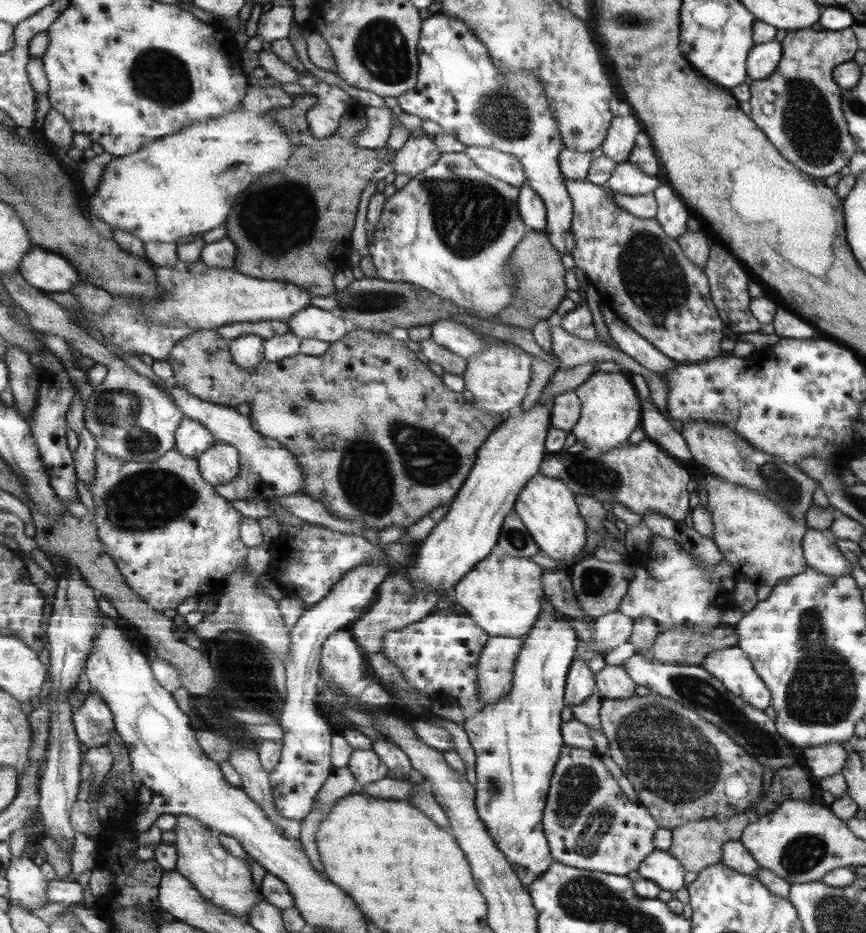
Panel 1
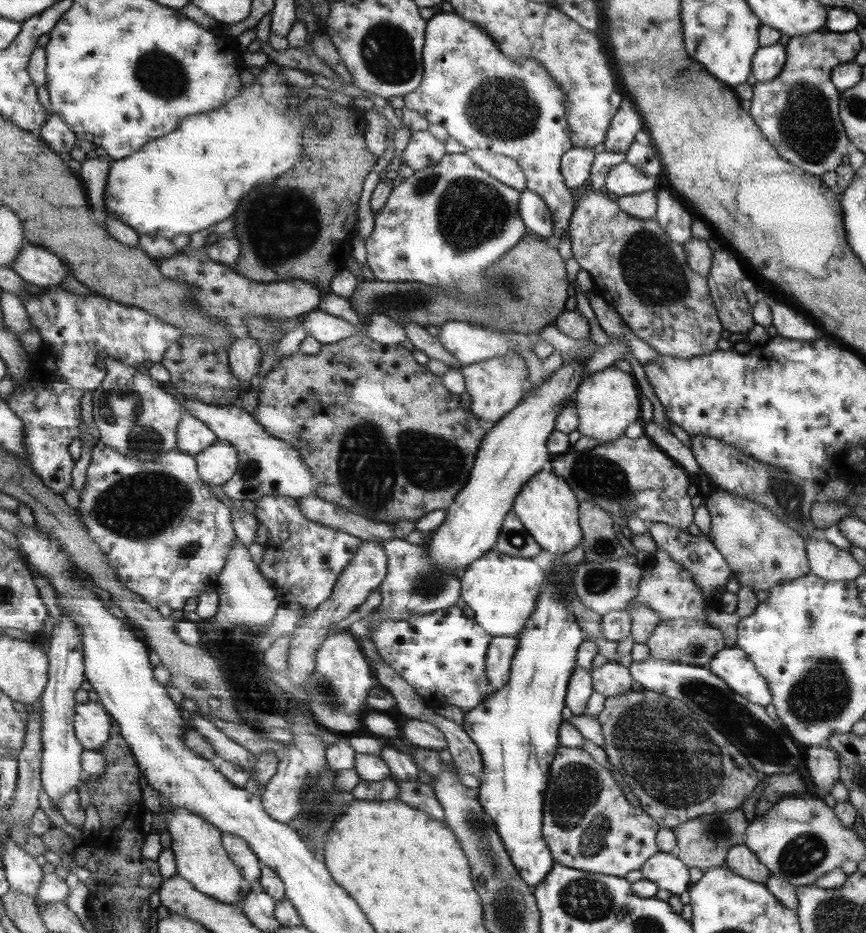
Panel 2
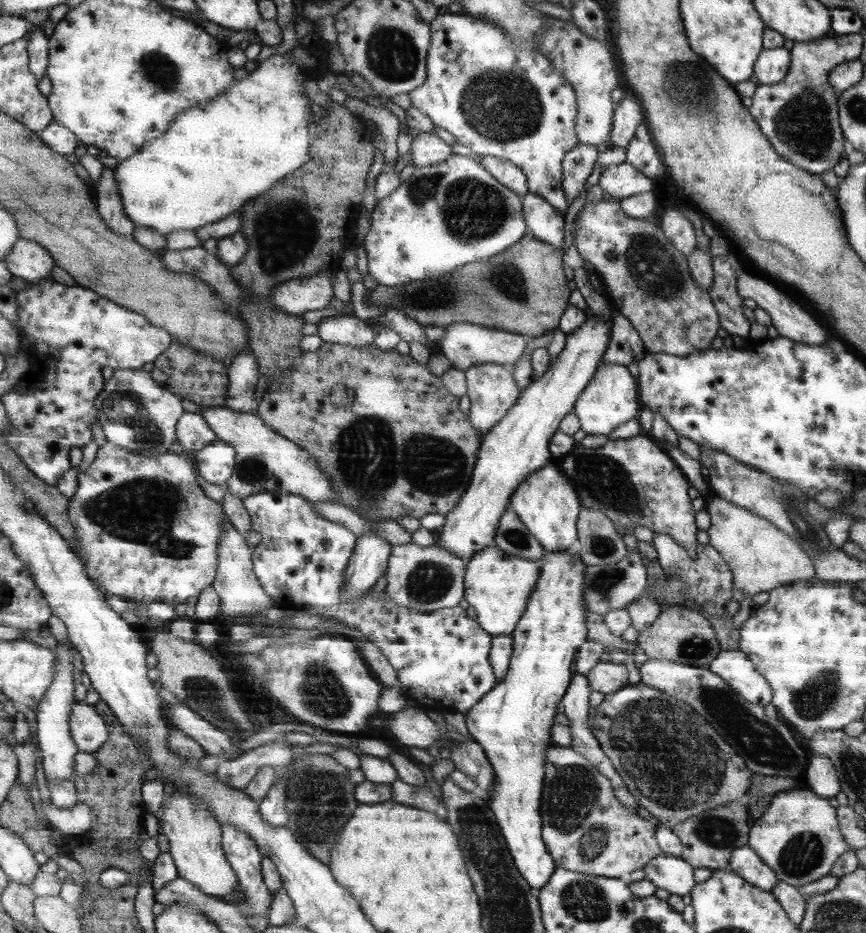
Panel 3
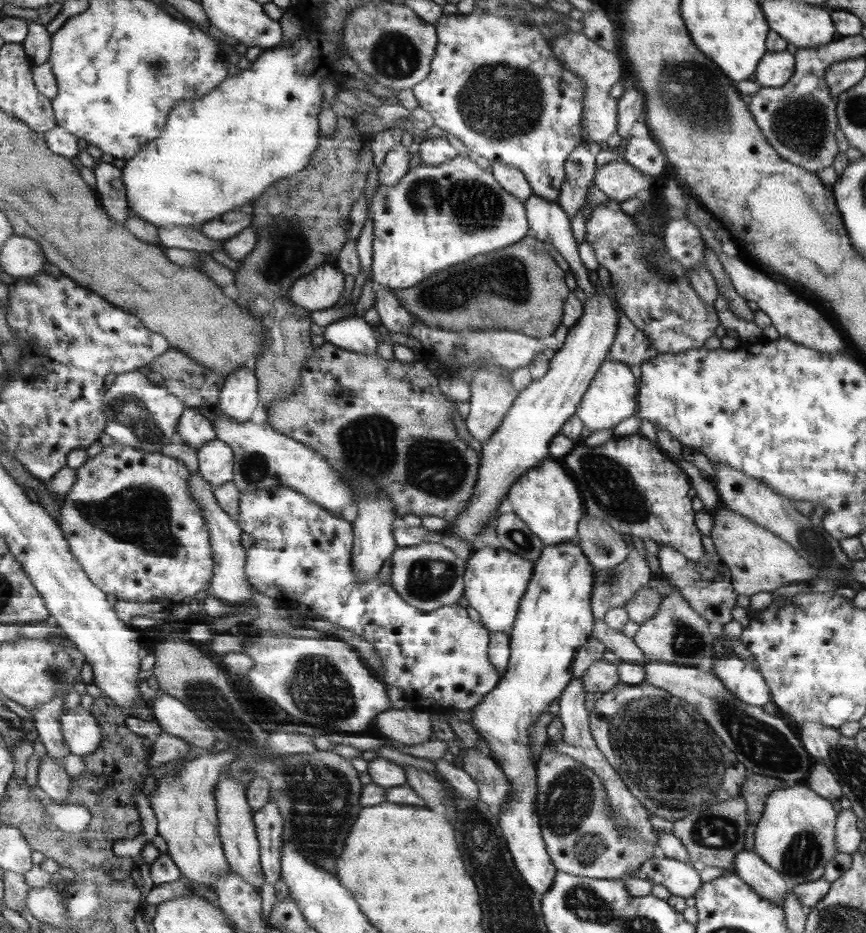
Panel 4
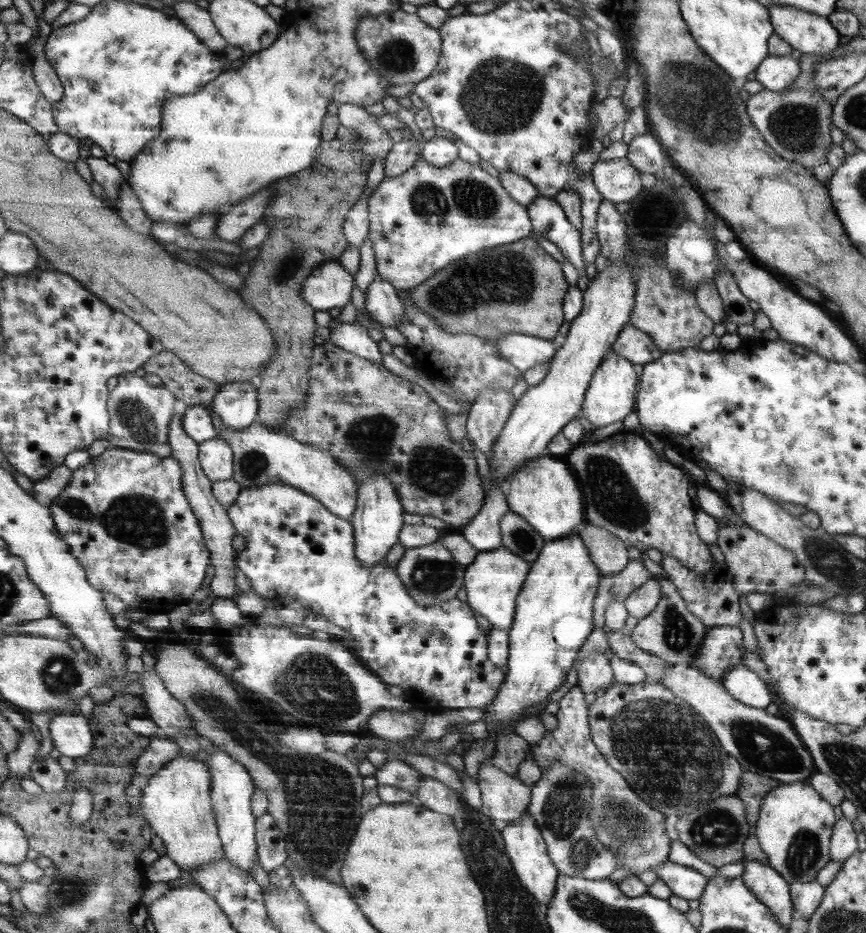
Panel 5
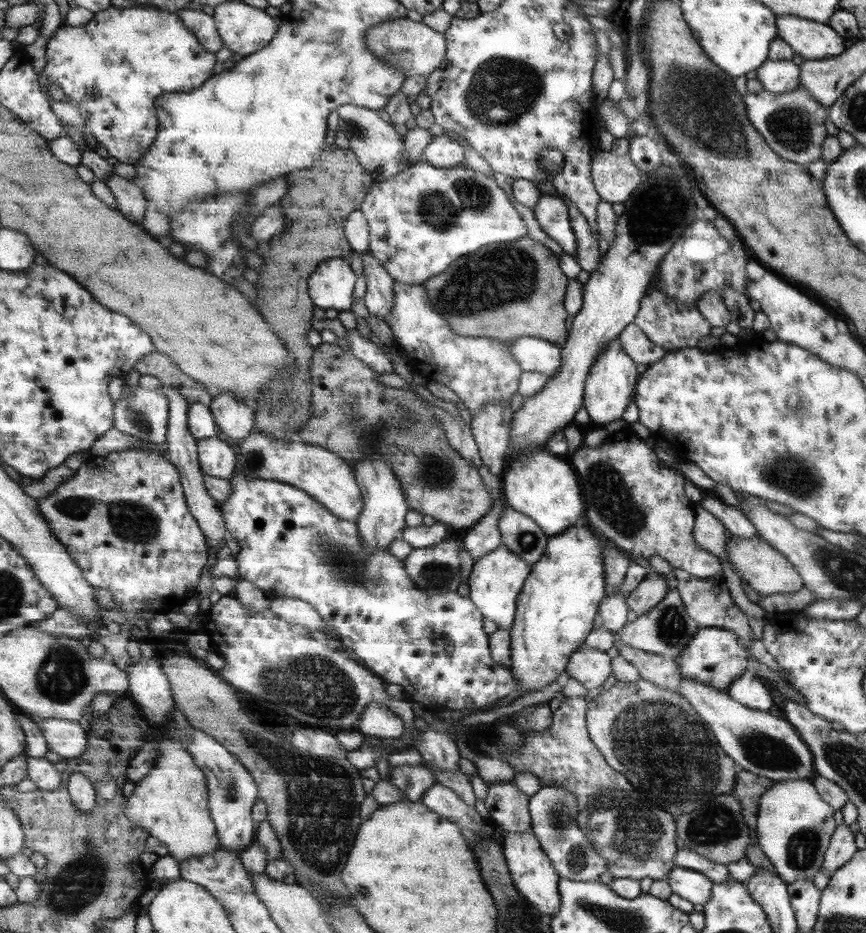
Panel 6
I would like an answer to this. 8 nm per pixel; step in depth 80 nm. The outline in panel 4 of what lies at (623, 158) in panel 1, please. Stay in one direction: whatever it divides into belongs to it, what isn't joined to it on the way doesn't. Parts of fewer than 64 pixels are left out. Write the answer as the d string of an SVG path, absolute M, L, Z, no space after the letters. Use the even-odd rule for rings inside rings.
M636 86L625 89L618 98L617 135L619 139L630 137L635 122L642 120L644 114L644 98Z

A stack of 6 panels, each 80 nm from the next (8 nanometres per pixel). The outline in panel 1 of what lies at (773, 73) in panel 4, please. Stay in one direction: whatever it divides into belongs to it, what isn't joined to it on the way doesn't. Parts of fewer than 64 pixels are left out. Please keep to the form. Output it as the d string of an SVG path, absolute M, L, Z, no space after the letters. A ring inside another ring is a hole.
M774 38L761 44L754 44L746 56L746 75L752 81L766 79L775 72L781 58L781 44Z

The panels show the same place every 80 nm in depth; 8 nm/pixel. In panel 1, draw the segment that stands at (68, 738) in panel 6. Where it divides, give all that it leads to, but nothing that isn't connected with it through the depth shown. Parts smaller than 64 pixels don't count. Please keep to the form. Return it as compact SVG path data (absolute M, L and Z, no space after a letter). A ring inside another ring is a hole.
M88 694L73 713L78 737L89 748L107 745L113 738L116 732L115 713L103 697Z

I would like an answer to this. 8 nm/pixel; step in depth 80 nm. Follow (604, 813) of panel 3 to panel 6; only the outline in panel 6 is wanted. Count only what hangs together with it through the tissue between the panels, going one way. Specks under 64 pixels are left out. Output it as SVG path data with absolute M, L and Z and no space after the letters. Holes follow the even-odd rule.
M540 785L535 794L528 797L528 813L533 829L533 836L542 846L543 852L550 859L558 877L566 880L587 882L596 881L606 872L607 864L599 858L591 841L587 840L583 831L575 822L575 814L578 812L578 800L565 789L557 785Z

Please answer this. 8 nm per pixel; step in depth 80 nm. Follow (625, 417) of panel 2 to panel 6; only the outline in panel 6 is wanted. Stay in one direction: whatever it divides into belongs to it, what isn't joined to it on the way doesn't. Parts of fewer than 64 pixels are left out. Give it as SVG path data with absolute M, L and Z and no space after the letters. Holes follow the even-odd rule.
M619 340L611 341L602 352L599 352L599 357L595 359L595 364L591 367L583 389L582 406L589 415L591 427L603 427L623 416L631 396L634 396L635 382L637 382L637 370L635 370L634 362L623 352Z

